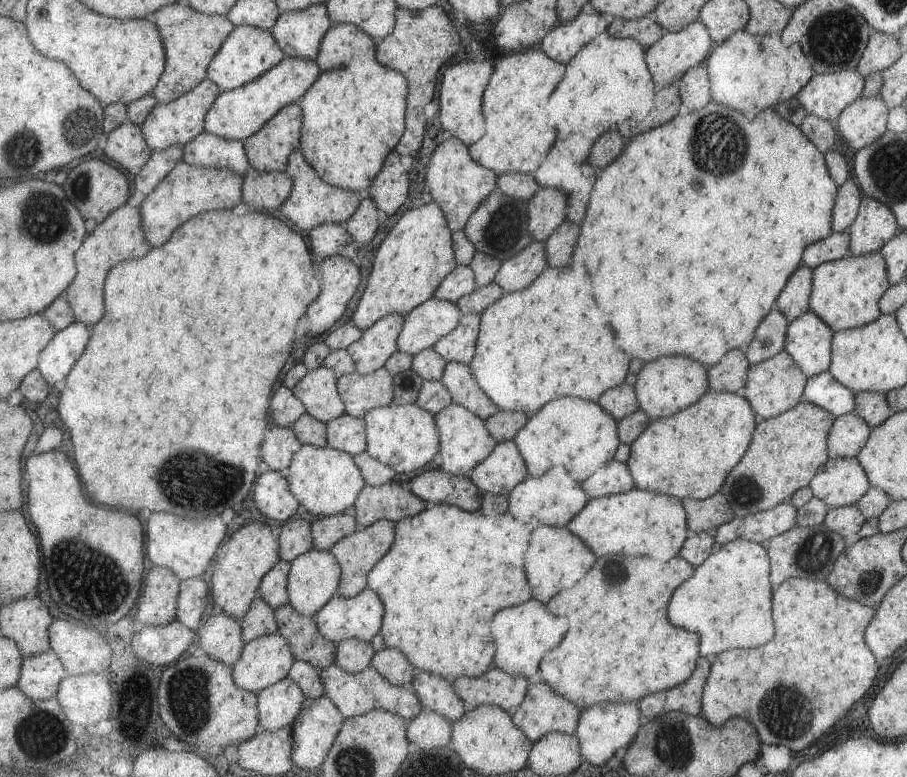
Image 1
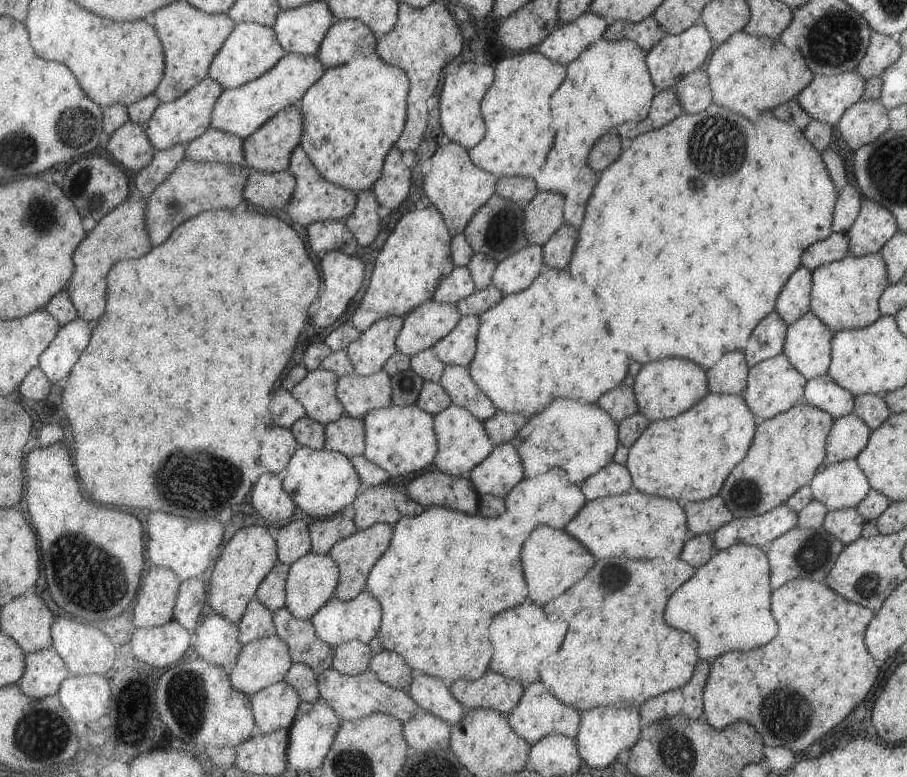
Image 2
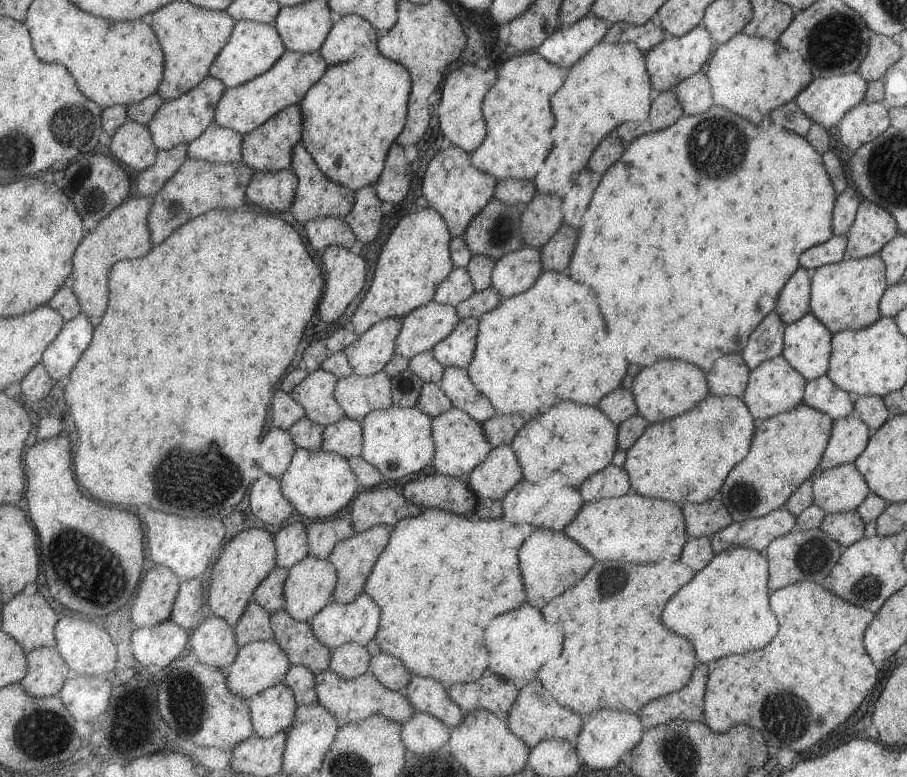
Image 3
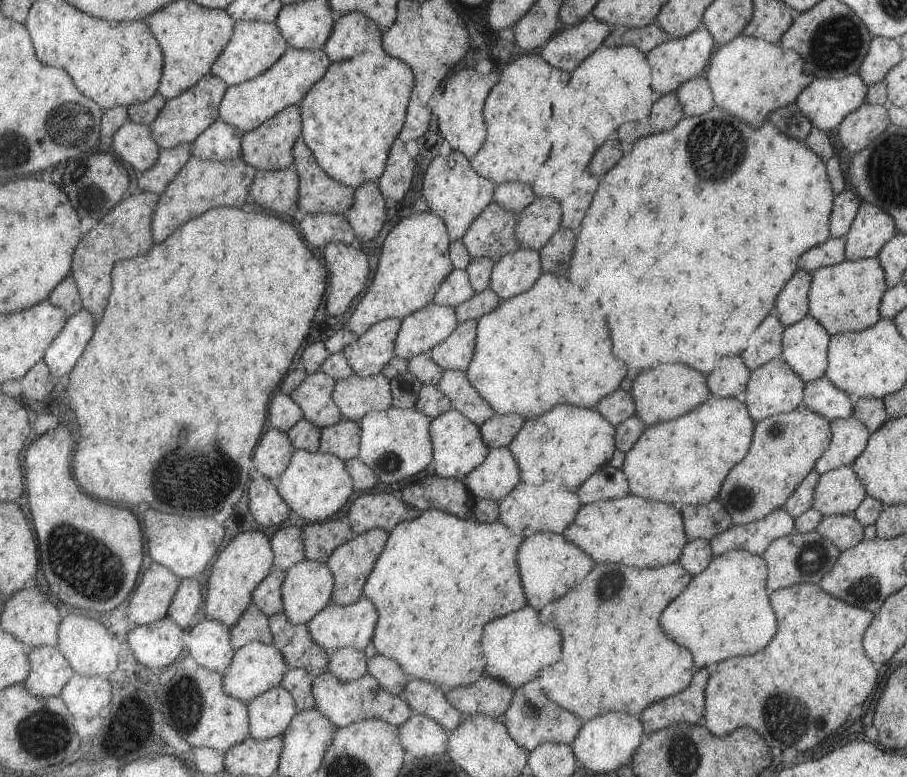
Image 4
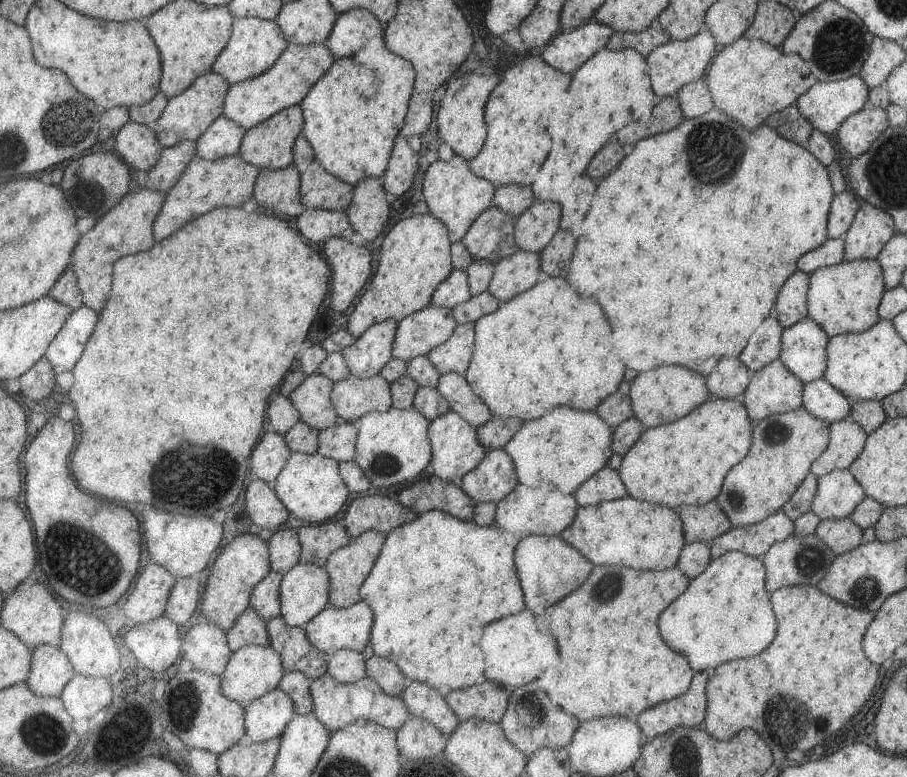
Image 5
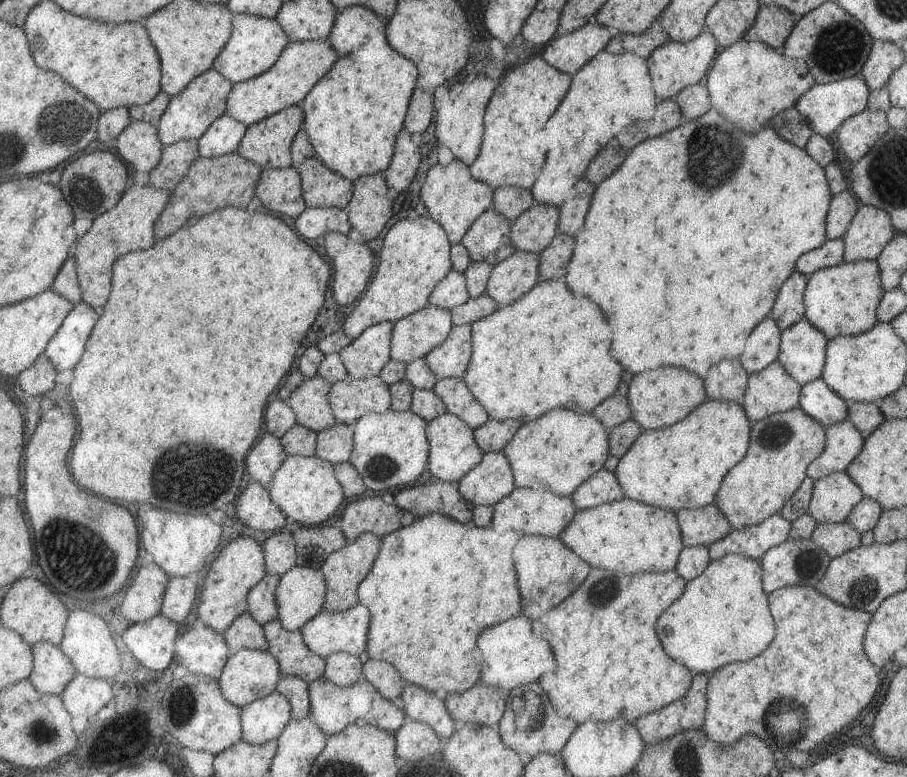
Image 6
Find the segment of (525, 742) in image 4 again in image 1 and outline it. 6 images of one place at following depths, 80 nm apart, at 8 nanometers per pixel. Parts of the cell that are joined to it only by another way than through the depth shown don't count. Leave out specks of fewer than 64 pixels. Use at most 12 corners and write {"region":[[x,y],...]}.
{"region":[[545,682],[510,716],[532,742],[573,735],[580,709]]}

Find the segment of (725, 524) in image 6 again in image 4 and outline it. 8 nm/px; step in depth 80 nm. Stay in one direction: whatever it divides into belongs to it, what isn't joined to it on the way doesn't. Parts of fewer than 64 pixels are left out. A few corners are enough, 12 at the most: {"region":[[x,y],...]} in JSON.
{"region":[[717,498],[680,505],[688,541],[710,541],[731,525]]}

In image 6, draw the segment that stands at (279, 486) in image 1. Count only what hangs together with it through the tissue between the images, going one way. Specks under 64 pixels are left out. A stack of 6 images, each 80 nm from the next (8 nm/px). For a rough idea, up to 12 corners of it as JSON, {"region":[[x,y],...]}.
{"region":[[250,481],[235,510],[255,530],[282,531],[287,516],[270,490]]}

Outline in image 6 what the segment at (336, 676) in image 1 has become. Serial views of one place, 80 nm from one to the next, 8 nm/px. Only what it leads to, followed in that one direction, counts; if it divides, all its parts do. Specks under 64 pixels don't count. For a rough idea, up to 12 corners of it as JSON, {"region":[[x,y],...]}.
{"region":[[366,679],[310,683],[311,716],[326,736],[356,722],[395,733],[404,711]]}

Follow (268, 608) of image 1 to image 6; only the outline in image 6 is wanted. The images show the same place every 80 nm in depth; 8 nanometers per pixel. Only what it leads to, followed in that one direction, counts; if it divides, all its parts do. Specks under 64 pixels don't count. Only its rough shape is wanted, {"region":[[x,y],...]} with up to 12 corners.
{"region":[[250,611],[224,635],[231,655],[268,651],[264,625]]}

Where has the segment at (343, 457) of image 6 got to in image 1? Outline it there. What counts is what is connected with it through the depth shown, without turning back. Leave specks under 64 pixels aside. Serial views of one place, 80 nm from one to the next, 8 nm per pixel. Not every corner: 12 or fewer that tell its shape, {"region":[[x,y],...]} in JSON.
{"region":[[346,412],[326,422],[326,446],[366,452],[365,419]]}

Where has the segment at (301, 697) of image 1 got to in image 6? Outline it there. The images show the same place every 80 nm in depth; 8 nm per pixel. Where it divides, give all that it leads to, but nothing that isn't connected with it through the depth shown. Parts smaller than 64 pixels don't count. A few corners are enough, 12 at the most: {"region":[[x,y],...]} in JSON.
{"region":[[278,691],[242,710],[242,741],[278,740],[294,718]]}

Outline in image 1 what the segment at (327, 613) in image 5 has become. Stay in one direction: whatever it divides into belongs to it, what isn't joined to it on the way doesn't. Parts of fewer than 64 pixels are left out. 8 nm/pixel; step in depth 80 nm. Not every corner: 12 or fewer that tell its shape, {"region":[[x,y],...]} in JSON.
{"region":[[378,594],[331,597],[315,616],[323,638],[369,642],[382,626]]}

